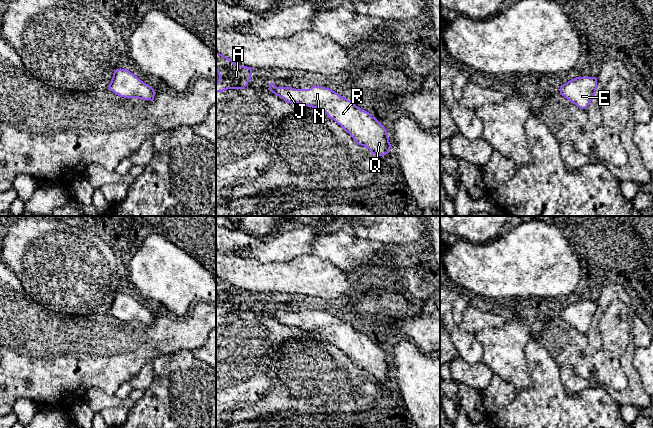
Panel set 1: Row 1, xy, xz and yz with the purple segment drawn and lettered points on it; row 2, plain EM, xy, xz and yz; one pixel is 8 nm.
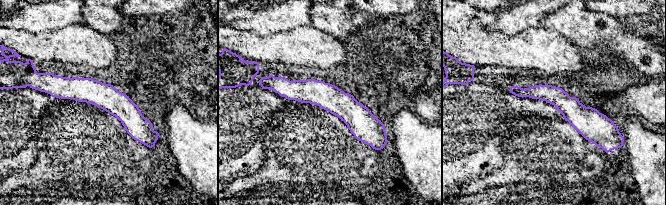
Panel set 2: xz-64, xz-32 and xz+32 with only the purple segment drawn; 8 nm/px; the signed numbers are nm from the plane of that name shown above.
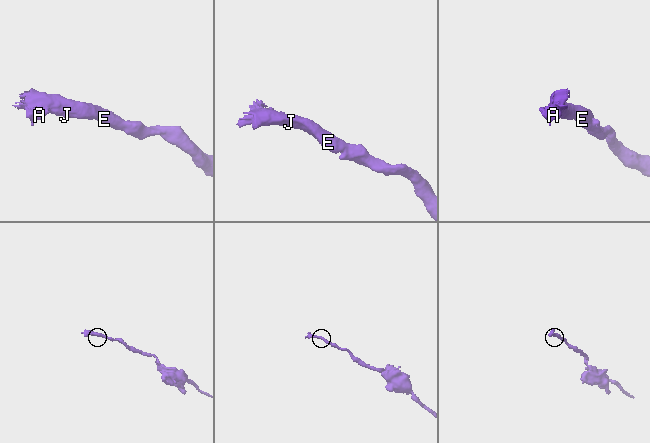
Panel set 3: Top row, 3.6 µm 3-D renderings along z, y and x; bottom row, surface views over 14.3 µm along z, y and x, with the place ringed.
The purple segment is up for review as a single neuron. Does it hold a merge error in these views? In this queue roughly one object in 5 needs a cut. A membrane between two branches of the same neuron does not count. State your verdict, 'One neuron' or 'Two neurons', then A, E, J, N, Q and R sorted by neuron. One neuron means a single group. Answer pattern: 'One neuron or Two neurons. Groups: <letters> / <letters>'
One neuron. Groups: A E J N Q R

